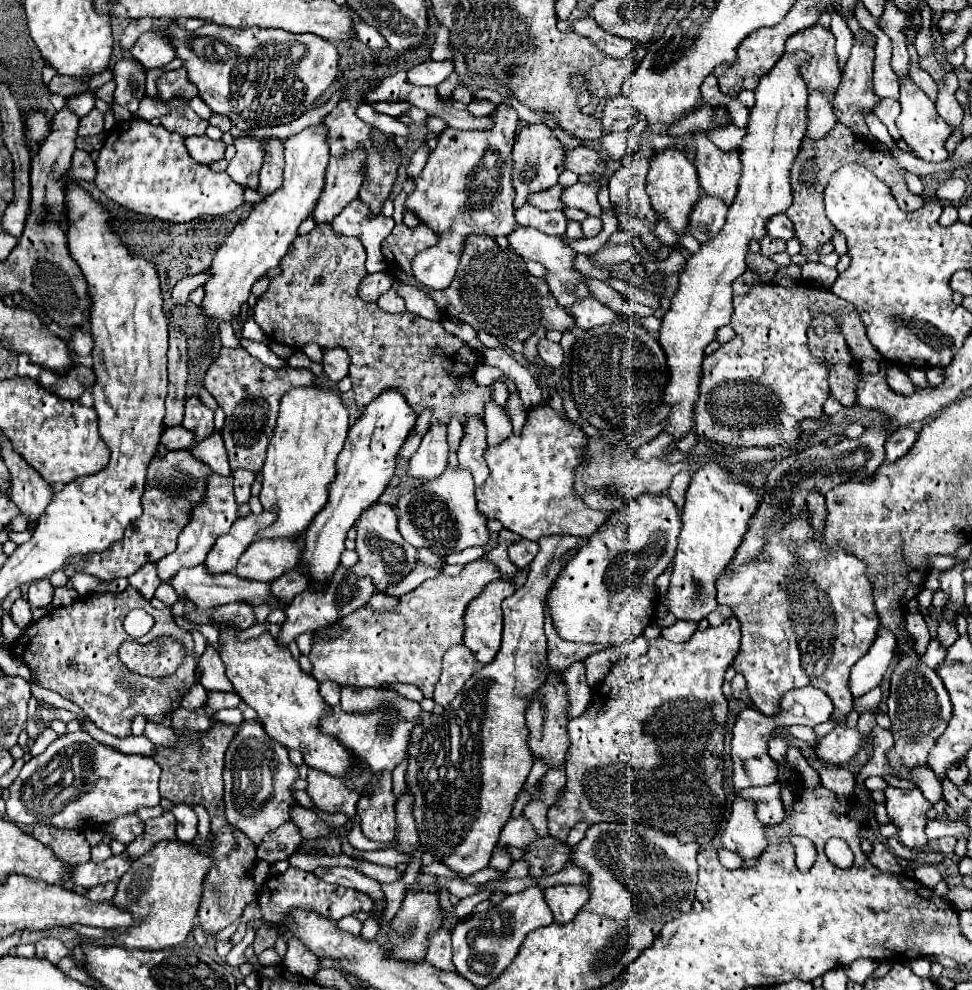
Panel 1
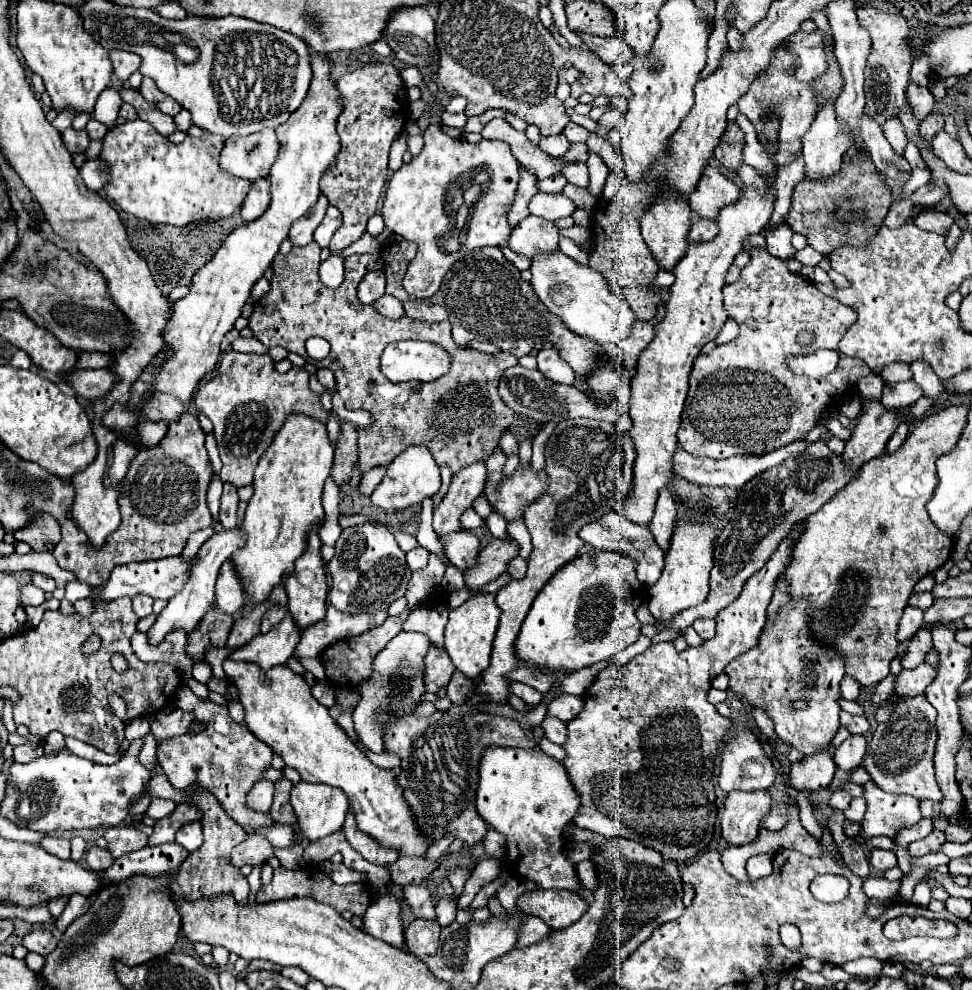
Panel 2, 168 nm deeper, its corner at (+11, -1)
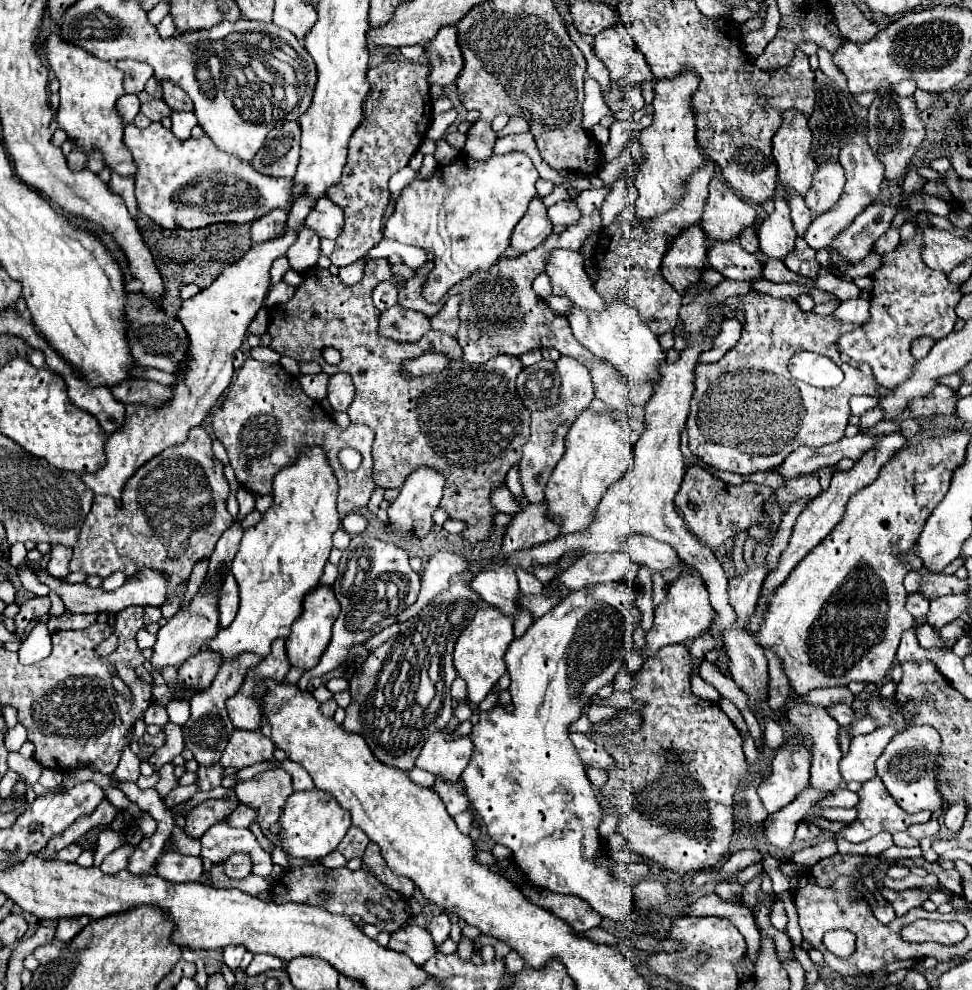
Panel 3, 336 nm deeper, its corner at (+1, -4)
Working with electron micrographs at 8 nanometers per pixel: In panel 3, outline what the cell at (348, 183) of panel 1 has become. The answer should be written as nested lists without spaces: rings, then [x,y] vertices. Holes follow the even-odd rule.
[[[304,227],[298,235],[298,241],[288,249],[286,257],[292,265],[292,269],[298,273],[302,273],[306,267],[316,265],[316,261],[320,257],[320,237],[316,235],[316,231]]]

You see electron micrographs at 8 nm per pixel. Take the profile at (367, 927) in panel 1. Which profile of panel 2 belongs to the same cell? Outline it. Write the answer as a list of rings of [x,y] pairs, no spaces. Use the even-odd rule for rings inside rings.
[[[386,892],[380,900],[372,902],[366,916],[364,916],[364,930],[396,946],[400,950],[408,950],[404,942],[404,922],[402,922],[402,900],[394,896],[394,892]]]

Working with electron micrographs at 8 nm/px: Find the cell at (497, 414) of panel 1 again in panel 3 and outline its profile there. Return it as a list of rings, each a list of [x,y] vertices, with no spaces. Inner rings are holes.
[[[502,483],[502,485],[498,485],[492,493],[490,493],[490,501],[492,501],[492,505],[498,509],[498,511],[502,511],[502,513],[514,513],[516,511],[516,503],[514,503],[514,499],[512,499],[512,493],[510,493],[510,489]]]

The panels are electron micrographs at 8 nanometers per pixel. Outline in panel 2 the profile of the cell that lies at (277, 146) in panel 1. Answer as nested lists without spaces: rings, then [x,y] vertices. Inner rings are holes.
[[[256,180],[244,200],[242,206],[242,220],[244,222],[254,222],[262,212],[266,212],[270,204],[270,182],[268,180]]]

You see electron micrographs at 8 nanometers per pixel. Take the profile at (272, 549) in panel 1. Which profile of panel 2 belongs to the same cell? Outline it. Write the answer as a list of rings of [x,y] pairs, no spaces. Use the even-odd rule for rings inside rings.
[[[230,562],[222,564],[220,576],[216,582],[216,602],[214,606],[222,610],[224,614],[236,614],[246,602],[246,594],[242,590],[242,584],[238,584],[238,576]]]

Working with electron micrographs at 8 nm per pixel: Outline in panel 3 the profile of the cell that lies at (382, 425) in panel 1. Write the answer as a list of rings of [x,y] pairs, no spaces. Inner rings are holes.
[[[318,585],[316,589],[310,591],[308,597],[304,597],[304,611],[300,615],[300,619],[292,625],[292,633],[286,641],[286,649],[288,649],[288,657],[290,663],[296,667],[304,667],[304,669],[312,669],[320,655],[324,653],[324,649],[330,643],[330,635],[332,635],[332,625],[340,615],[340,603],[334,597],[332,587],[328,585]]]

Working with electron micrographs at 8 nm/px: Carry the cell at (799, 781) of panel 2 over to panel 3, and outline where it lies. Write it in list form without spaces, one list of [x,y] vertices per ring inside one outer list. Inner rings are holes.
[[[808,785],[788,807],[768,815],[768,819],[764,821],[764,835],[770,841],[770,845],[786,849],[794,841],[794,831],[798,821],[802,821],[808,815],[808,811],[816,807],[818,801],[824,797],[826,791]]]

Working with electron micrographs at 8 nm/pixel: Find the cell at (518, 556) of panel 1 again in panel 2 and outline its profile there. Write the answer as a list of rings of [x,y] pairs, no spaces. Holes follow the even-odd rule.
[[[516,556],[514,560],[510,560],[506,572],[508,572],[514,580],[520,580],[520,576],[526,574],[526,560],[522,560],[520,556]]]

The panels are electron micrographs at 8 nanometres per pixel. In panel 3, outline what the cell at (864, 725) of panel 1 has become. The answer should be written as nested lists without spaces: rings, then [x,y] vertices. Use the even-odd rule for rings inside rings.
[[[896,713],[896,717],[892,717],[892,723],[874,729],[872,733],[866,735],[858,735],[852,739],[850,743],[850,751],[840,759],[840,775],[842,779],[848,781],[858,781],[864,783],[872,777],[876,777],[876,759],[878,755],[884,751],[884,747],[890,743],[890,739],[902,731],[904,727],[904,717],[900,713]]]

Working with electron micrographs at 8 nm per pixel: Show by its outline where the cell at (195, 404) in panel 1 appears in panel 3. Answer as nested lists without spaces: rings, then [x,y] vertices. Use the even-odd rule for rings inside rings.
[[[194,427],[184,443],[164,449],[126,481],[120,505],[108,495],[94,497],[68,569],[102,579],[116,571],[130,577],[144,567],[158,569],[170,575],[168,595],[172,595],[174,587],[190,577],[194,563],[212,555],[216,541],[234,521],[226,511],[230,489],[222,467],[212,453],[210,435]]]

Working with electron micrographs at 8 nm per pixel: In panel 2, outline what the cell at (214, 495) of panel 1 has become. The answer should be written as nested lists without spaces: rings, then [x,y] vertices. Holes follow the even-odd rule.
[[[174,556],[174,558],[162,558],[162,560],[150,560],[150,562],[136,562],[136,564],[122,564],[116,566],[114,572],[110,574],[110,580],[102,586],[100,594],[94,598],[94,602],[102,600],[116,600],[122,596],[134,598],[138,594],[146,594],[150,598],[172,598],[174,592],[182,590],[182,584],[186,584],[186,570],[188,570],[190,562],[182,560],[182,556]]]

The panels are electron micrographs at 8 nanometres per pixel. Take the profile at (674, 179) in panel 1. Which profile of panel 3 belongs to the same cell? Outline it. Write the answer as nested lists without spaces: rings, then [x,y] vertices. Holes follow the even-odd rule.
[[[686,227],[676,235],[662,259],[664,279],[678,291],[684,293],[690,285],[698,283],[702,271],[708,265],[706,259],[708,241],[700,227]]]

